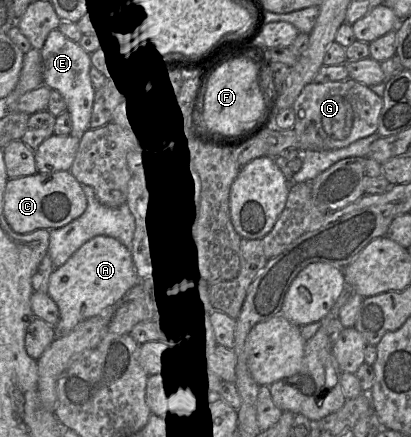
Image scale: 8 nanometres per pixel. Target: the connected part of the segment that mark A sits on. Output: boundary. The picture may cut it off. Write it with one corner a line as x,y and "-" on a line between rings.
95,236
82,245
61,267
50,276
47,294
58,306
60,318
53,326
57,336
65,335
80,322
99,315
109,306
117,306
126,293
139,281
130,250
109,236

